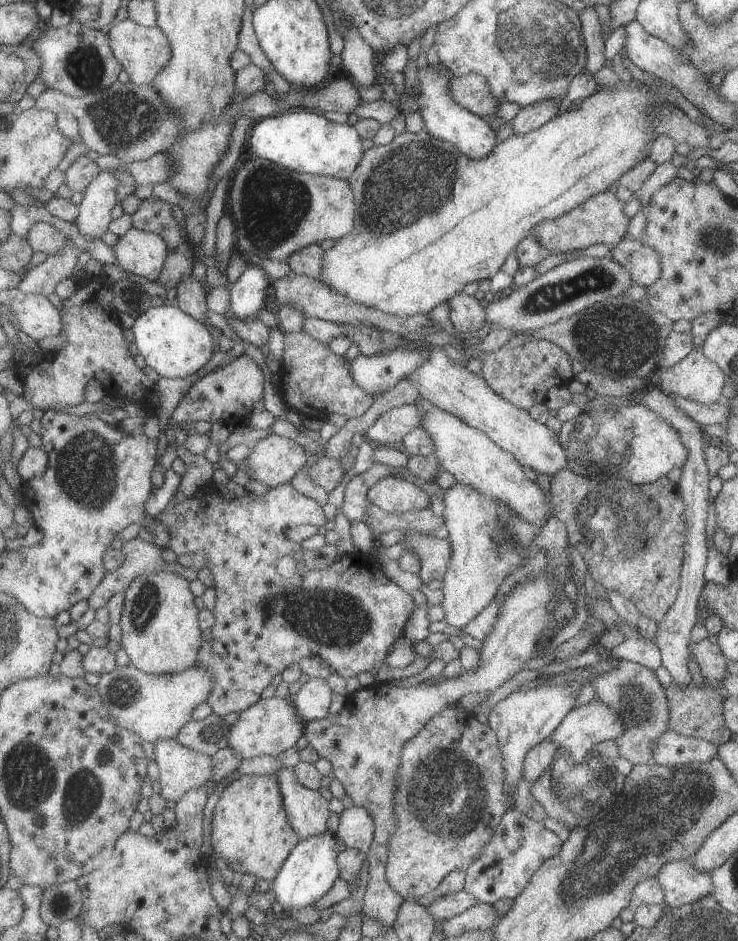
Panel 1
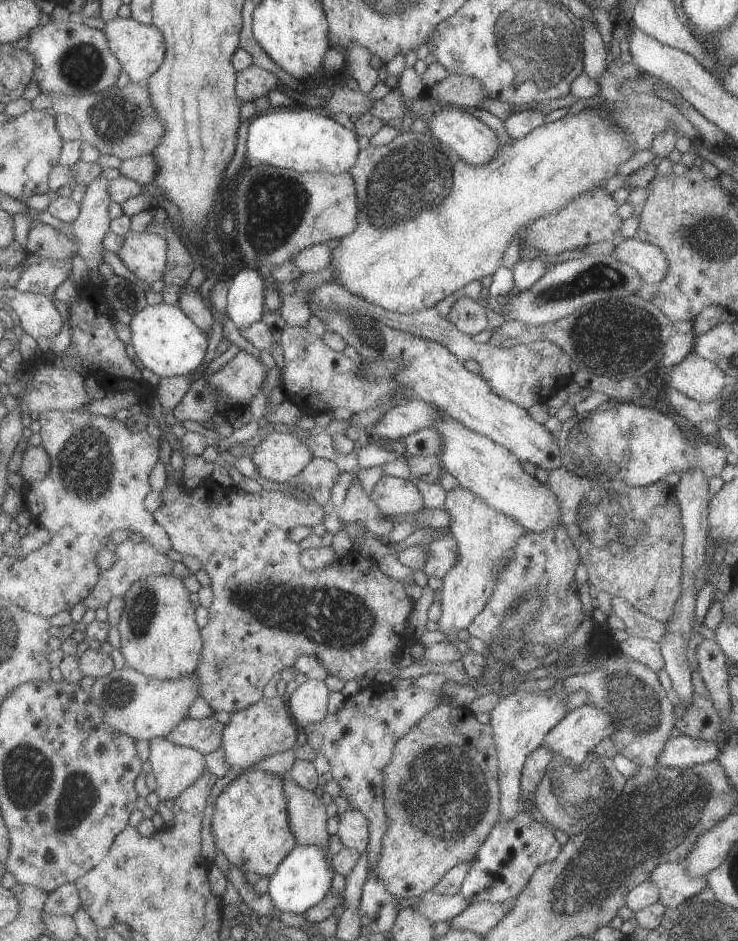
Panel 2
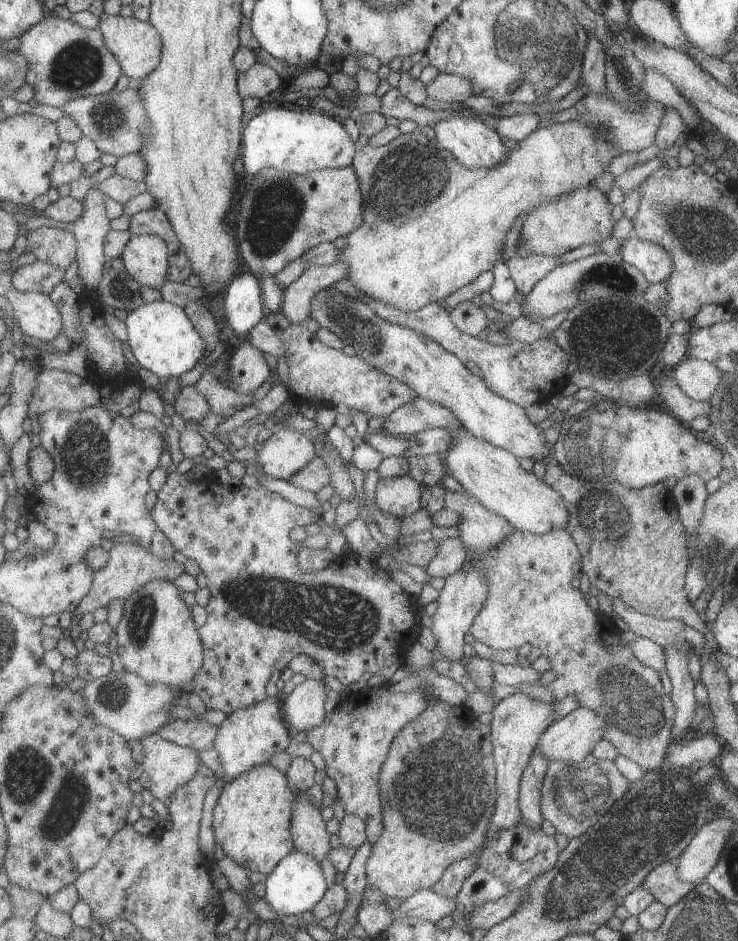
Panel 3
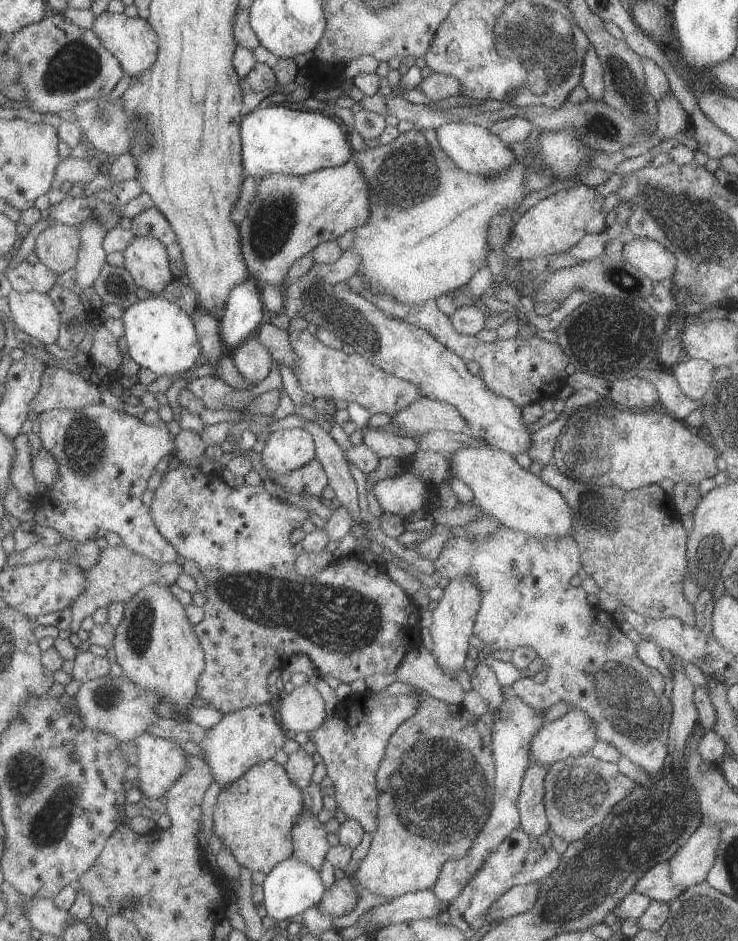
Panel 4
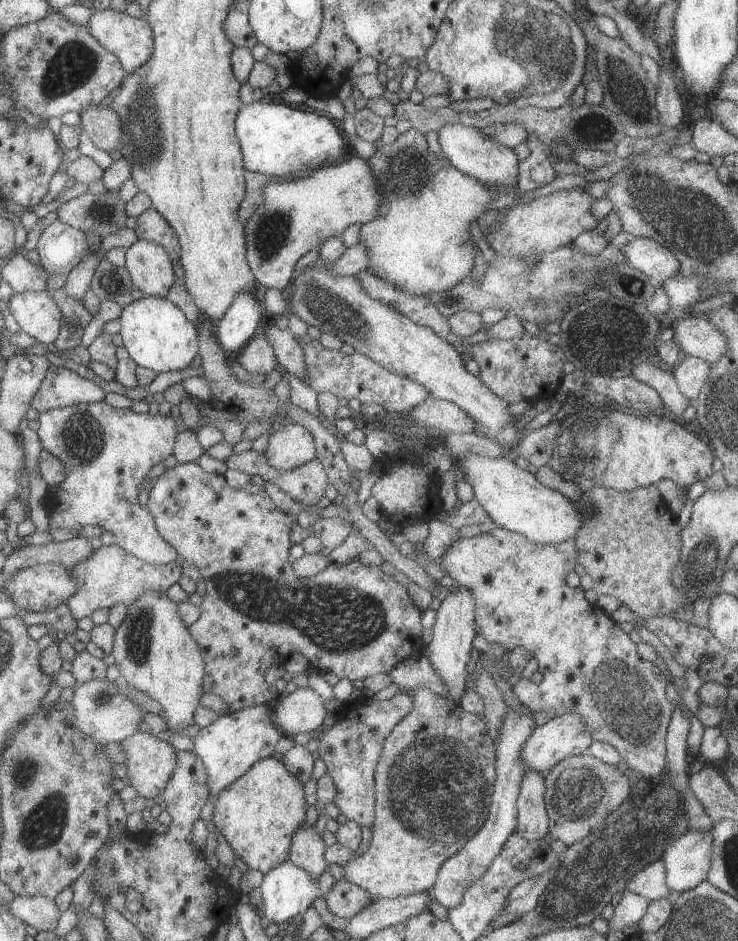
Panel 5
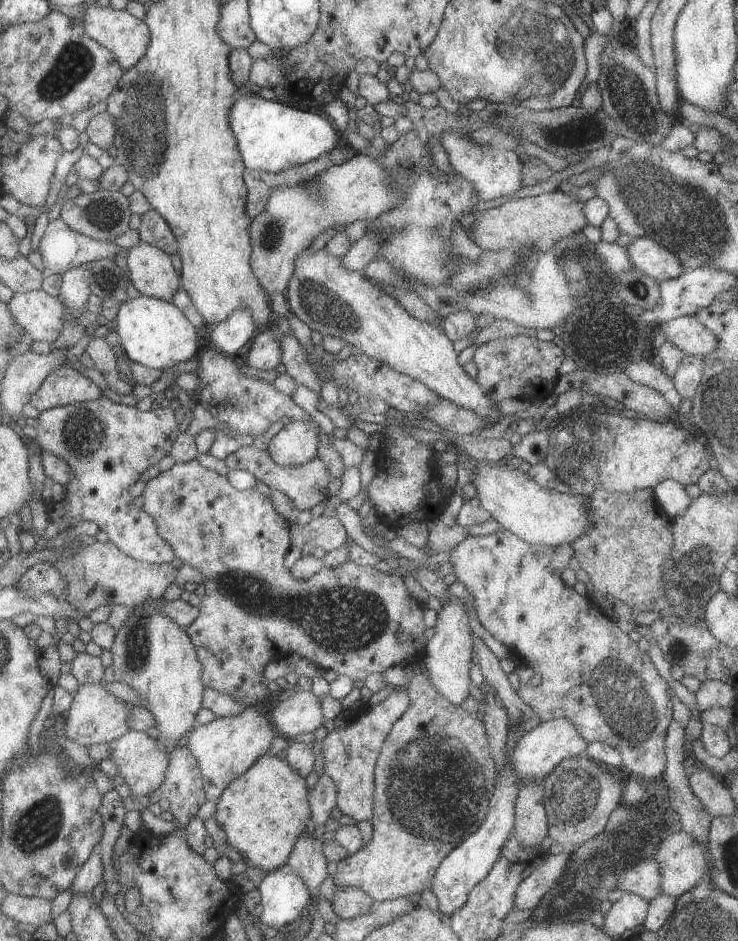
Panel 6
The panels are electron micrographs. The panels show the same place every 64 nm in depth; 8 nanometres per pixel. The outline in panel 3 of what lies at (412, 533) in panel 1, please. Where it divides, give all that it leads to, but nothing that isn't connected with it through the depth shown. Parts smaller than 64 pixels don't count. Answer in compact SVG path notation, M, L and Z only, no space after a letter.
M516 529L497 546L475 559L469 557L465 543L459 538L441 540L437 556L428 564L431 577L452 577L471 563L482 574L488 584L488 597L482 611L474 620L469 633L477 641L493 649L495 655L507 649L519 649L530 644L542 651L542 657L550 660L551 670L558 676L546 688L520 688L527 698L542 703L556 703L568 696L574 696L579 707L592 710L607 725L603 740L609 741L620 755L638 763L646 771L663 767L670 745L674 742L671 729L675 718L675 707L671 696L666 694L660 674L654 668L647 668L634 656L630 642L621 638L621 631L612 617L598 611L587 595L572 587L572 580L582 574L581 552L566 529L544 535L534 535Z

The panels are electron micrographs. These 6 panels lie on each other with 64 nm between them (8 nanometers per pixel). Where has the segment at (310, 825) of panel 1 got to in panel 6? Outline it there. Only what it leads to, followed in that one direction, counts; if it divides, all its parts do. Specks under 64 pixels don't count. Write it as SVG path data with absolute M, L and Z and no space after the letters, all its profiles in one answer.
M302 832L287 862L287 866L296 872L296 876L304 880L313 898L319 894L320 884L329 876L326 871L328 861L323 850L324 842L318 840L313 833Z

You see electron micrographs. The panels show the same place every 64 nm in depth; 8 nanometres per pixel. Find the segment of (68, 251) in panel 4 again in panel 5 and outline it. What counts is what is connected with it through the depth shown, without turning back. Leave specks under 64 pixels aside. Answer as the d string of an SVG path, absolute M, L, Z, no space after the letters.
M60 219L44 229L35 248L40 256L39 264L50 275L67 275L75 266L78 266L80 260L82 260L84 256L88 256L88 252L92 250L92 246L88 244L85 232L63 223Z

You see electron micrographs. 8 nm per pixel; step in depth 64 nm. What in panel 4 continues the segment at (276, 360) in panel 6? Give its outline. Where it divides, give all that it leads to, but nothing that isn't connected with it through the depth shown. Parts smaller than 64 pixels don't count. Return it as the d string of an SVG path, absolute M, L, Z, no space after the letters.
M255 336L246 339L231 352L233 366L242 374L247 387L255 387L270 374L274 359L266 350L266 346Z

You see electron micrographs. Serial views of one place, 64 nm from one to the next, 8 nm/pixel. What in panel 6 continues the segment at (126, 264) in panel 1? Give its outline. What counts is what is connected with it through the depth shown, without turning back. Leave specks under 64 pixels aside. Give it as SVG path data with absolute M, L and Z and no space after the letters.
M146 242L134 246L127 255L132 285L142 295L171 301L176 290L182 287L182 276L176 272L170 255Z

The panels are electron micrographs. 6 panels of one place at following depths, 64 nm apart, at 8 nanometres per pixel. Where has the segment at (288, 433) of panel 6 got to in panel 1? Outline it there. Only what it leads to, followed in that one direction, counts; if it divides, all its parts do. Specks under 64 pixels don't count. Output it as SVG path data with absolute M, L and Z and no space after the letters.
M270 434L258 440L243 461L250 478L269 489L290 483L298 470L304 468L308 456L303 446L288 438Z

